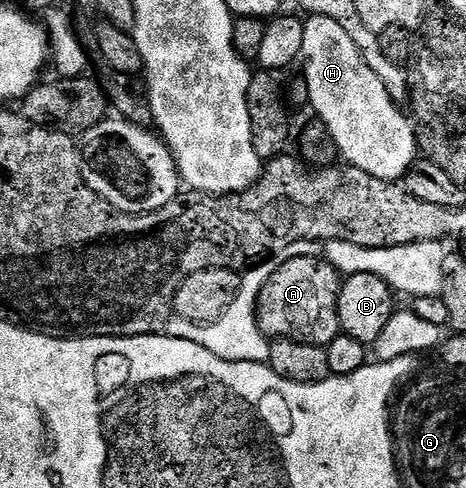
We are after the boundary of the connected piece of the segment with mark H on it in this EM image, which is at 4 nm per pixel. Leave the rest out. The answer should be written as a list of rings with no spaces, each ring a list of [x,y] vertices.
[[[309,16],[304,21],[304,30],[302,78],[309,85],[308,105],[317,113],[316,117],[327,130],[331,144],[339,156],[340,153],[344,156],[343,160],[347,164],[366,171],[366,175],[374,175],[374,179],[399,182],[418,160],[418,138],[409,114],[400,110],[403,108],[390,95],[390,91],[386,91],[382,79],[378,79],[378,75],[370,71],[366,59],[362,59],[354,39],[350,39],[350,35],[346,35],[346,31],[342,31],[341,25],[334,23],[334,19]]]

